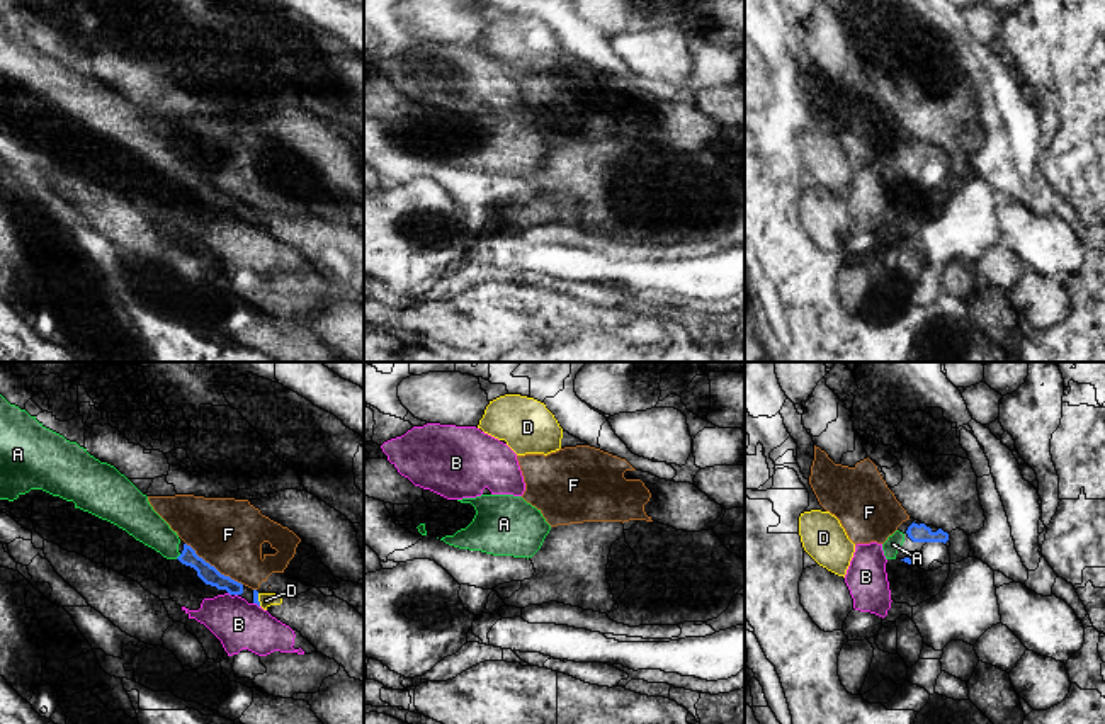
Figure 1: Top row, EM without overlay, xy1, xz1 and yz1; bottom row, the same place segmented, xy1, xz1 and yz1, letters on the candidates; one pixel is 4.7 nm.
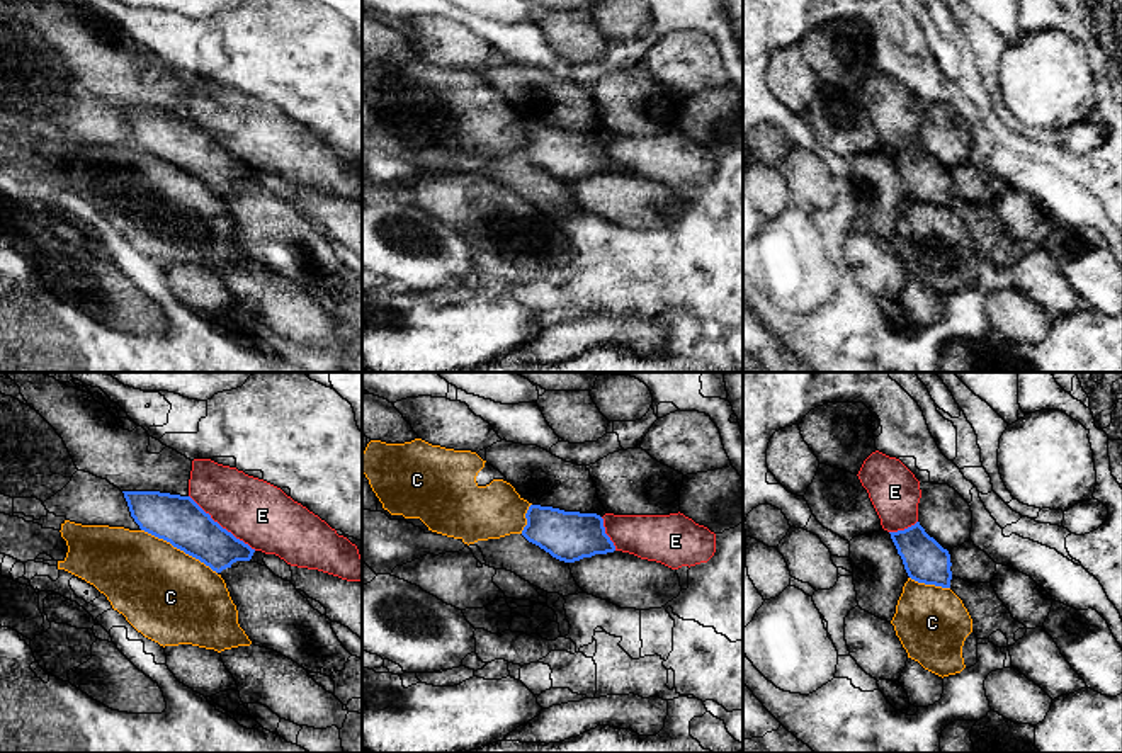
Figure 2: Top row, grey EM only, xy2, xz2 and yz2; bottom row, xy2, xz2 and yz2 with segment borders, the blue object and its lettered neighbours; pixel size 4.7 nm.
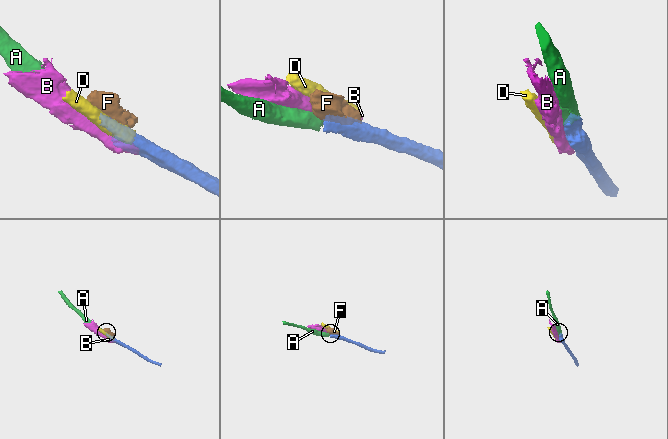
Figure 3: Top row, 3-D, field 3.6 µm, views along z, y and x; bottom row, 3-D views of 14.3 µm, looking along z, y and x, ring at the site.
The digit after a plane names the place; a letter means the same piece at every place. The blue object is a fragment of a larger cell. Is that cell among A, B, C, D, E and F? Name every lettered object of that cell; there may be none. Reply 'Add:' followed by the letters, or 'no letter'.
Add: A

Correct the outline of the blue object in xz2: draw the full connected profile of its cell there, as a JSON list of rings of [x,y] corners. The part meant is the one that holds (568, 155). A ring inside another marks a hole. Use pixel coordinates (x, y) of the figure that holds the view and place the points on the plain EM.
[[[530,124],[525,138],[522,155],[559,180],[575,182],[615,170],[605,153],[604,138],[597,133]]]

